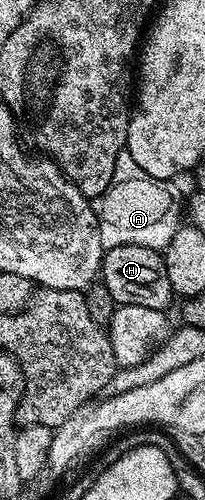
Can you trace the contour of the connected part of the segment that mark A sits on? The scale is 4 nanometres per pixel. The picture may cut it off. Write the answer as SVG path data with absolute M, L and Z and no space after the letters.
M123 151L115 163L113 182L109 184L107 191L103 191L95 201L97 230L101 236L102 246L114 249L120 245L138 245L139 247L147 247L158 251L165 250L171 243L175 231L183 223L181 193L177 190L177 183L173 179L160 181L151 175L147 175L147 171L143 171L143 167L139 167L139 163L135 163L135 159L131 159L128 151Z

